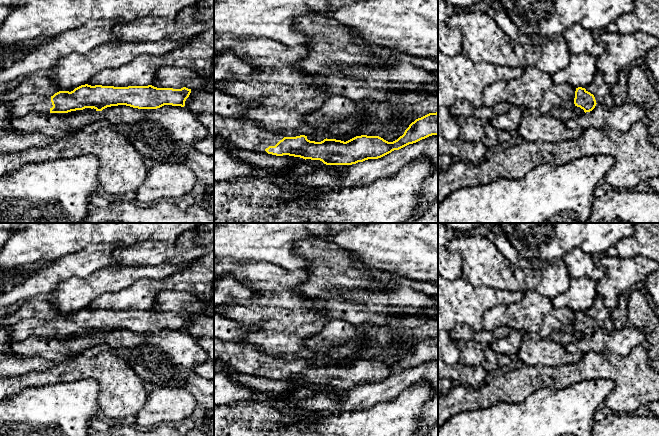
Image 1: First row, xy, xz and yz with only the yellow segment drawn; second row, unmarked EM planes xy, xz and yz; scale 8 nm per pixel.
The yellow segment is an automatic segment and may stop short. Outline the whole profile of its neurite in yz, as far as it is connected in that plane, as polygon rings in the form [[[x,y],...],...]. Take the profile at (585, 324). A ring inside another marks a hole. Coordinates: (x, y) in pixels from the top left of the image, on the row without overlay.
[[[578,311],[575,315],[574,328],[583,333],[586,337],[592,335],[597,327],[593,318],[588,316],[585,312]]]

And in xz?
[[[438,336],[429,337],[416,343],[409,349],[404,358],[393,366],[388,366],[379,360],[367,359],[356,360],[346,366],[327,362],[321,366],[315,366],[308,364],[305,359],[285,361],[281,358],[271,358],[265,353],[243,347],[236,342],[225,342],[214,339],[214,361],[224,361],[237,372],[276,380],[289,379],[305,384],[320,384],[326,389],[352,389],[368,383],[378,383],[394,374],[399,374],[432,359],[438,359]]]

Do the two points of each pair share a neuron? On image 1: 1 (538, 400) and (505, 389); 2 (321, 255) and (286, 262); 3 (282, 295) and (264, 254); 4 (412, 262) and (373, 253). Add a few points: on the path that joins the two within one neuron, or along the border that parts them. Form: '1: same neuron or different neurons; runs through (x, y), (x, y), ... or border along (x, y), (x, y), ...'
1: different neurons; border along (550, 387), (534, 391), (521, 402), (505, 402)
2: different neurons; border along (294, 243), (297, 254), (326, 268)
3: different neurons; border along (244, 260), (271, 262), (289, 270)
4: same neuron; runs through (402, 253), (383, 253)

